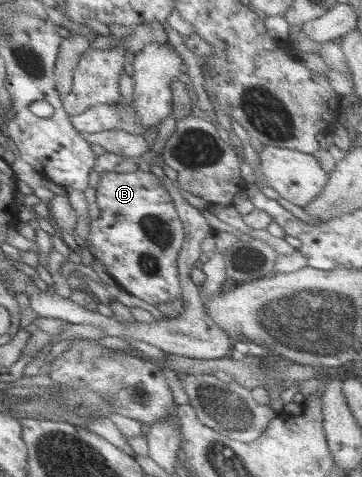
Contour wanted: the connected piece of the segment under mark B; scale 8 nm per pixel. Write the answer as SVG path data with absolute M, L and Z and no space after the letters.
M151 172L101 173L95 189L99 216L89 222L89 235L84 245L94 258L107 268L107 273L129 295L156 306L169 299L180 297L176 258L185 239L171 196Z

